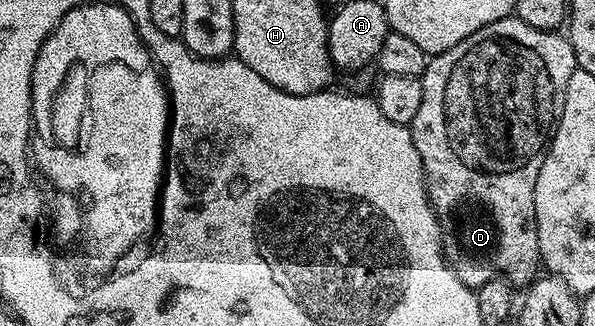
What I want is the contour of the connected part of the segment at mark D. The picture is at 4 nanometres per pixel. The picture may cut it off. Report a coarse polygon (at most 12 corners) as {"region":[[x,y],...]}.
{"region":[[509,17],[431,56],[410,125],[444,257],[524,289],[572,42]]}

